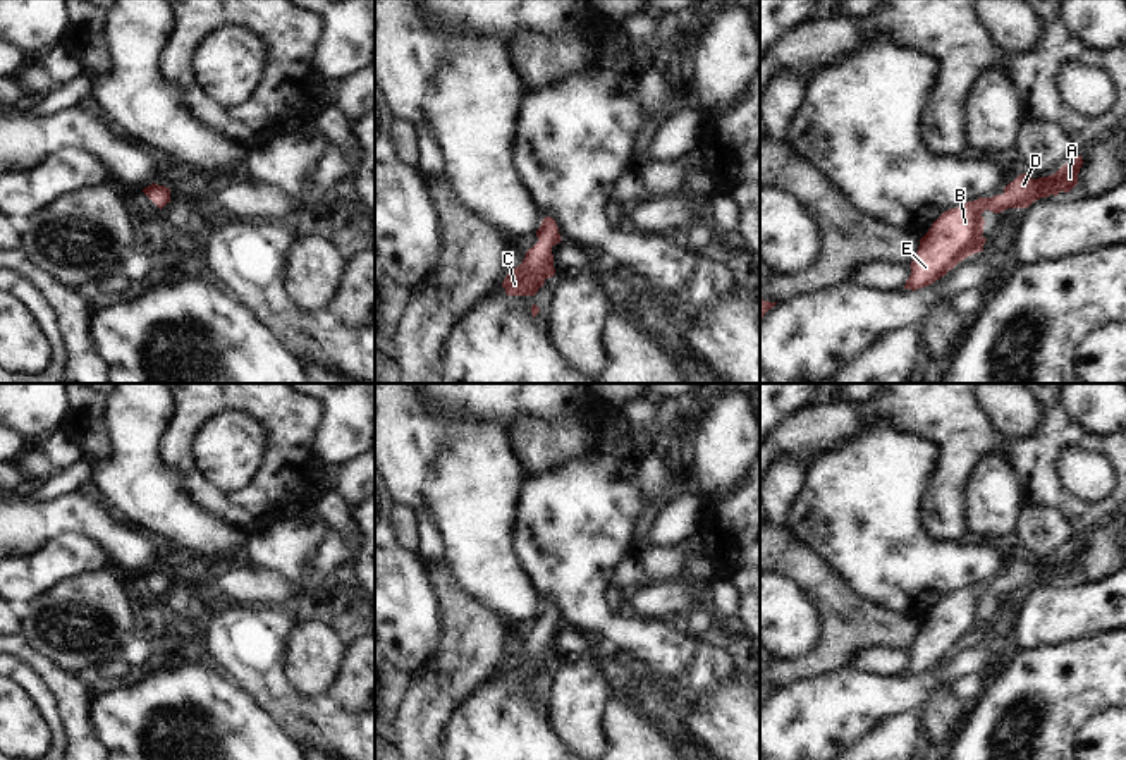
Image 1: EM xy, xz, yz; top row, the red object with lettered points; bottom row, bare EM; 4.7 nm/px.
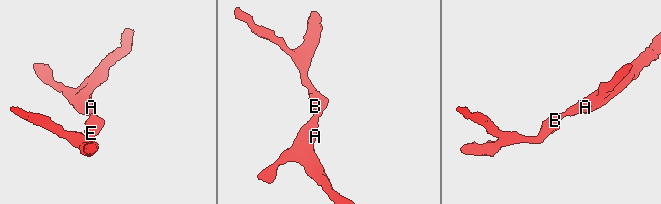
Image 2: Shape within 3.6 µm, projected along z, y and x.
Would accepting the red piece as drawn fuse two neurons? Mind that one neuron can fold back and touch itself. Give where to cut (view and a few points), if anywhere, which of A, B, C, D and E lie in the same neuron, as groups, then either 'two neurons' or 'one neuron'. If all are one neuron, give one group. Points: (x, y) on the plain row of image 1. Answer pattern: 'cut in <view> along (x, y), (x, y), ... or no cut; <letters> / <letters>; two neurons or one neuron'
no cut; A B C D E; one neuron

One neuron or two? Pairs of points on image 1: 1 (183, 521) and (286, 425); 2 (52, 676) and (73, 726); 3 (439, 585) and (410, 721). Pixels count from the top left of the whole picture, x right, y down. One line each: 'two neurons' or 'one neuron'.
1: two neurons
2: one neuron
3: one neuron

